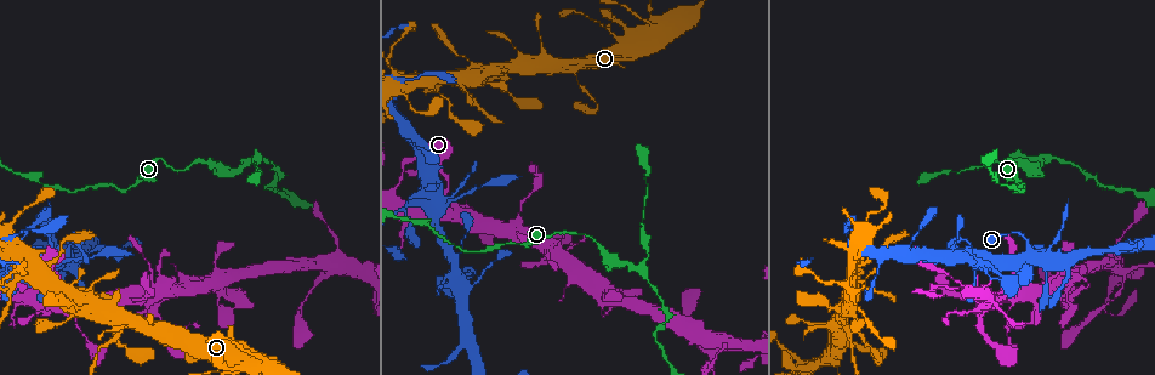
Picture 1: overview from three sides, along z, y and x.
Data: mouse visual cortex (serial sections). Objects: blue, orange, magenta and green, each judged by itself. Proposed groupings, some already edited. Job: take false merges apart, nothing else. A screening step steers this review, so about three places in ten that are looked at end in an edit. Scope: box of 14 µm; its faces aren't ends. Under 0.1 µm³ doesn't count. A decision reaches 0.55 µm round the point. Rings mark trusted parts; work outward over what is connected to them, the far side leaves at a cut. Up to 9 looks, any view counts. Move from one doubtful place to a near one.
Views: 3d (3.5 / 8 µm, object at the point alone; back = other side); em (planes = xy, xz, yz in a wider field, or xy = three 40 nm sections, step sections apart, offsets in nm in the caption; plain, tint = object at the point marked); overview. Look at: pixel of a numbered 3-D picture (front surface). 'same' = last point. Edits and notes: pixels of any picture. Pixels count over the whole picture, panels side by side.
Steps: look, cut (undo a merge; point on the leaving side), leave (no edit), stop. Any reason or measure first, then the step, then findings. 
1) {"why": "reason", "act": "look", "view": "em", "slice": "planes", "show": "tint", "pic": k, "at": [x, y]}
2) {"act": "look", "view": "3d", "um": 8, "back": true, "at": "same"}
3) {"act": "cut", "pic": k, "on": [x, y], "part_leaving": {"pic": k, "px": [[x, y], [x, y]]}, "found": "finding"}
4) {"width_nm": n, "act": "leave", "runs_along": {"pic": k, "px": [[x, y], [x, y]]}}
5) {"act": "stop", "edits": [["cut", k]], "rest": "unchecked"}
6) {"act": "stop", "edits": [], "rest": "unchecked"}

{"why": "arms part here", "act": "look", "view": "3d", "um": 8, "pic": 1, "at": [638, 269]}

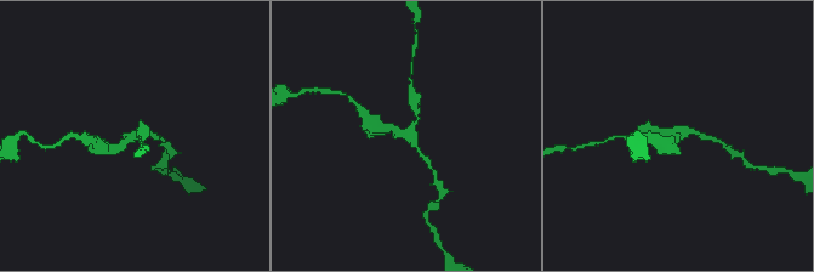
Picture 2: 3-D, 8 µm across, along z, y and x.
{"arms": 3, "arm_widths_nm": [150, 200, 300], "act": "look", "view": "em", "slice": "xy", "step": 1, "show": "tint", "pic": 2, "at": [132, 137]}

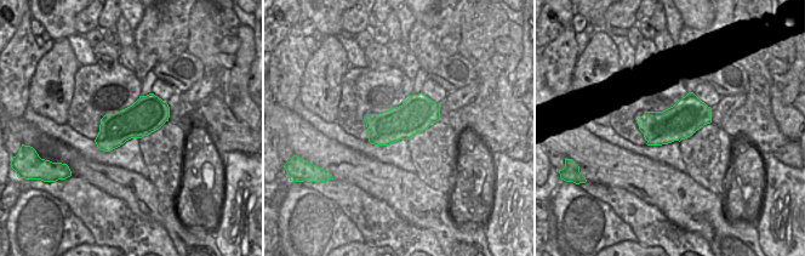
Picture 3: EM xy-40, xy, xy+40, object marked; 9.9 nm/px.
{"act": "leave", "runs_along": {"pic": 2, "px": [[377, 128], [408, 135], [428, 163]]}, "found": "continuous, no second cell"}

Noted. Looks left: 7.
{"why": "sudden change in width", "act": "look", "view": "3d", "um": 3.5, "pic": 1, "at": [979, 264]}

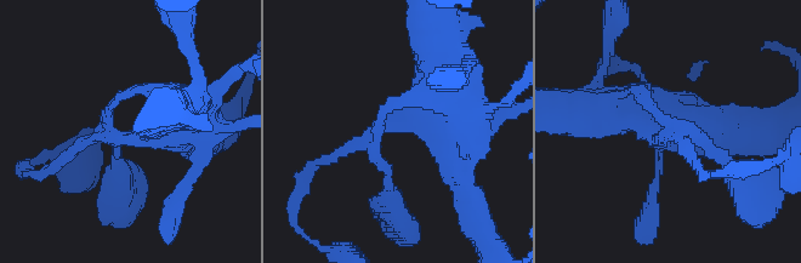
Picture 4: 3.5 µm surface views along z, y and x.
{"arms": 3, "arm_widths_nm": [150, 150, 400], "why": "shape alone is not enough", "act": "look", "view": "em", "slice": "xy", "step": 3, "show": "tint", "pic": 4, "at": [380, 133]}

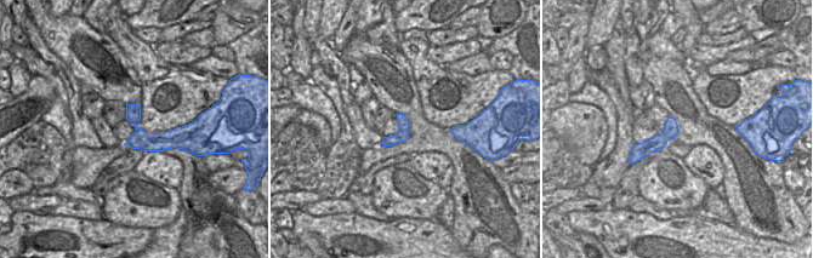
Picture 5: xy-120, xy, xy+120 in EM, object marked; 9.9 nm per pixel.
{"act": "leave", "runs_along": {"pic": 4, "px": [[456, 131], [390, 121], [375, 141], [386, 189]]}, "found": "one cell here"}

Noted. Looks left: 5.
{"why": "a fork", "act": "look", "view": "3d", "um": 3.5, "back": true, "pic": 1, "at": [399, 70]}

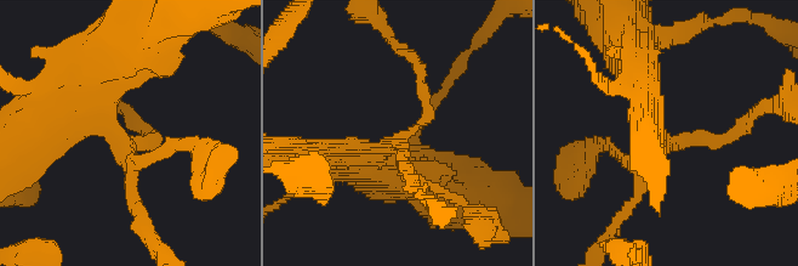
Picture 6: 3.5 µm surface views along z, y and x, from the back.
{"act": "look", "view": "em", "slice": "planes", "show": "tint", "pic": 6, "at": [122, 145]}

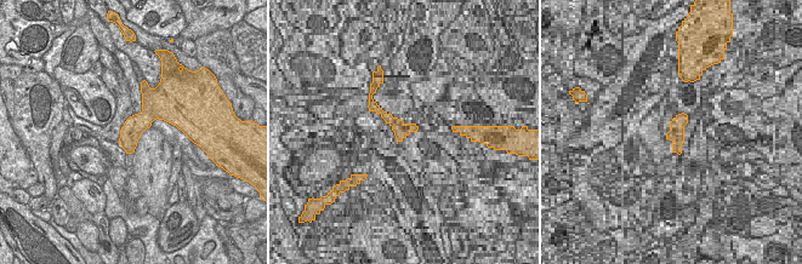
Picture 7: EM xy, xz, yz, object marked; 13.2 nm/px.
{"act": "look", "view": "em", "slice": "xy", "step": 2, "show": "tint", "at": "same"}

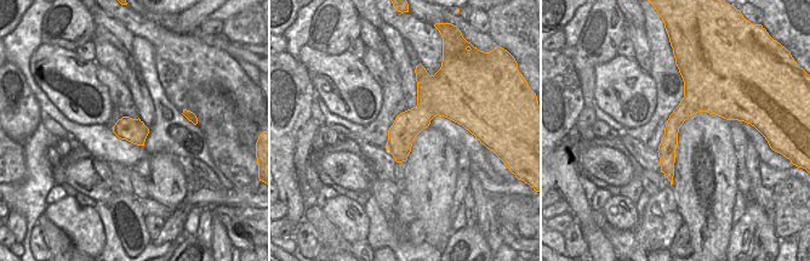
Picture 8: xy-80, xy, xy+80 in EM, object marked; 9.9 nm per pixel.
{"act": "leave", "found": "all the same cell"}

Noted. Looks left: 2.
{"why": "abrupt turn", "act": "look", "view": "3d", "um": 3.5, "pic": 1, "at": [448, 213]}

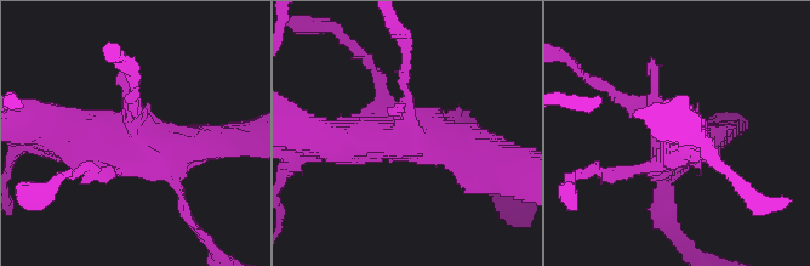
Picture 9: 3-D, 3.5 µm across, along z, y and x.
{"act": "leave", "runs_along": {"pic": 9, "px": [[406, 68], [403, 134], [474, 158]]}, "found": "continuous, no second cell"}

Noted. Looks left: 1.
{"act": "stop", "edits": [], "rest": "unchecked"}

